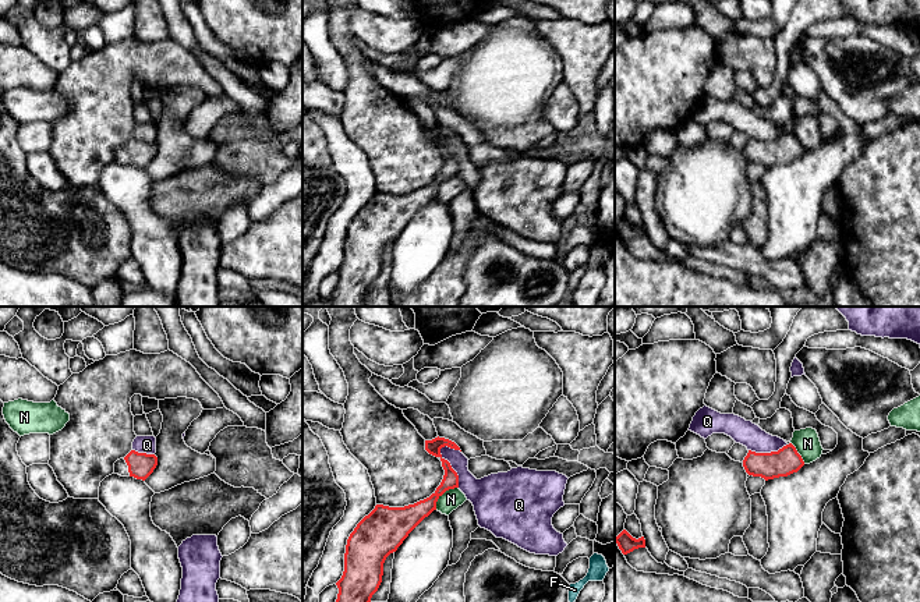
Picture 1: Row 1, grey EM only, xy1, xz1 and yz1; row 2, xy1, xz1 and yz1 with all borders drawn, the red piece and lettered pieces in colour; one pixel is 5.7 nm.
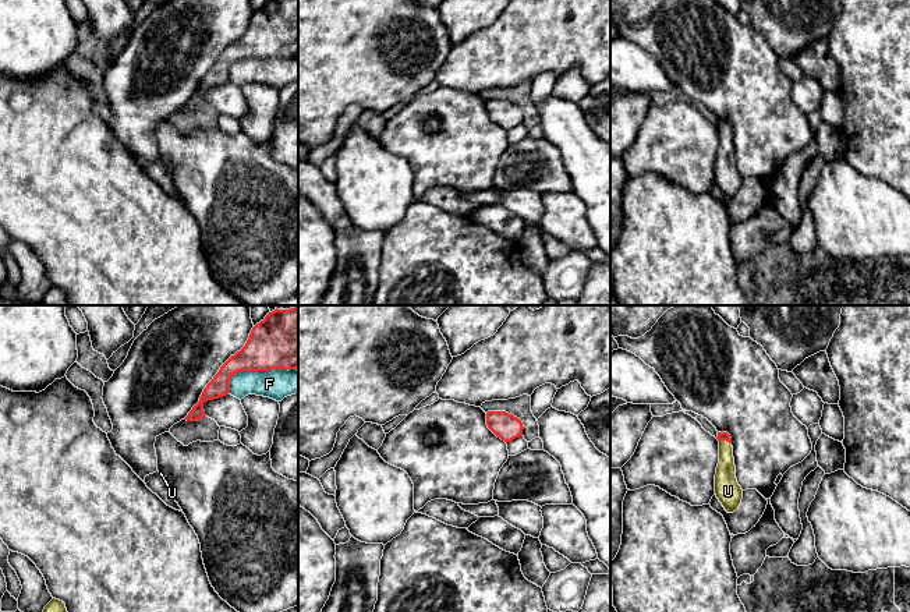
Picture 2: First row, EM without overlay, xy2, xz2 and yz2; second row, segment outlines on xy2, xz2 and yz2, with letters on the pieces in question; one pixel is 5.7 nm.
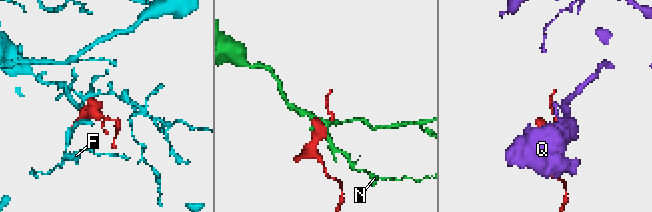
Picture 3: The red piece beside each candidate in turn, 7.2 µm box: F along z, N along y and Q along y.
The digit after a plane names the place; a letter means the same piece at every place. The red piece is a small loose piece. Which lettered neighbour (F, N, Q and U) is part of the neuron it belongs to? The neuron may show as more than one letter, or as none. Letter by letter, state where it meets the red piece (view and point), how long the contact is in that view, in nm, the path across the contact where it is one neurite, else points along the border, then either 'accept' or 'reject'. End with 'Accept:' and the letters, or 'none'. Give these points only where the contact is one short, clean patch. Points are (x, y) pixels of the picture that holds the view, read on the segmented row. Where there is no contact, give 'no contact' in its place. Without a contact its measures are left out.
F: contact xy2 (257, 370); length 420 nm; reject
N: contact xz1 (442, 494); length 190 nm; reject
Q: contact xz1 (450, 466); length 260 nm; border xz1 (445, 445), (441, 449), (441, 454), (456, 473), (459, 487); reject
U: contact yz2 (725, 439); length 80 nm; way yz2 (721, 435), (725, 439), (726, 483); accept
Accept: U

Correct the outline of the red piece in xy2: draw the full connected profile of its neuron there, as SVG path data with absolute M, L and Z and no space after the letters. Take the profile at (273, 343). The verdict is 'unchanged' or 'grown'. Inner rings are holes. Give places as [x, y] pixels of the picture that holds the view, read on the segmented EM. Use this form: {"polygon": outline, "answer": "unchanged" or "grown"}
{"polygon": "M298 305L275 309L256 323L245 346L231 355L203 389L187 421L205 415L203 403L230 393L230 379L241 371L270 371L298 368Z", "answer": "unchanged"}

